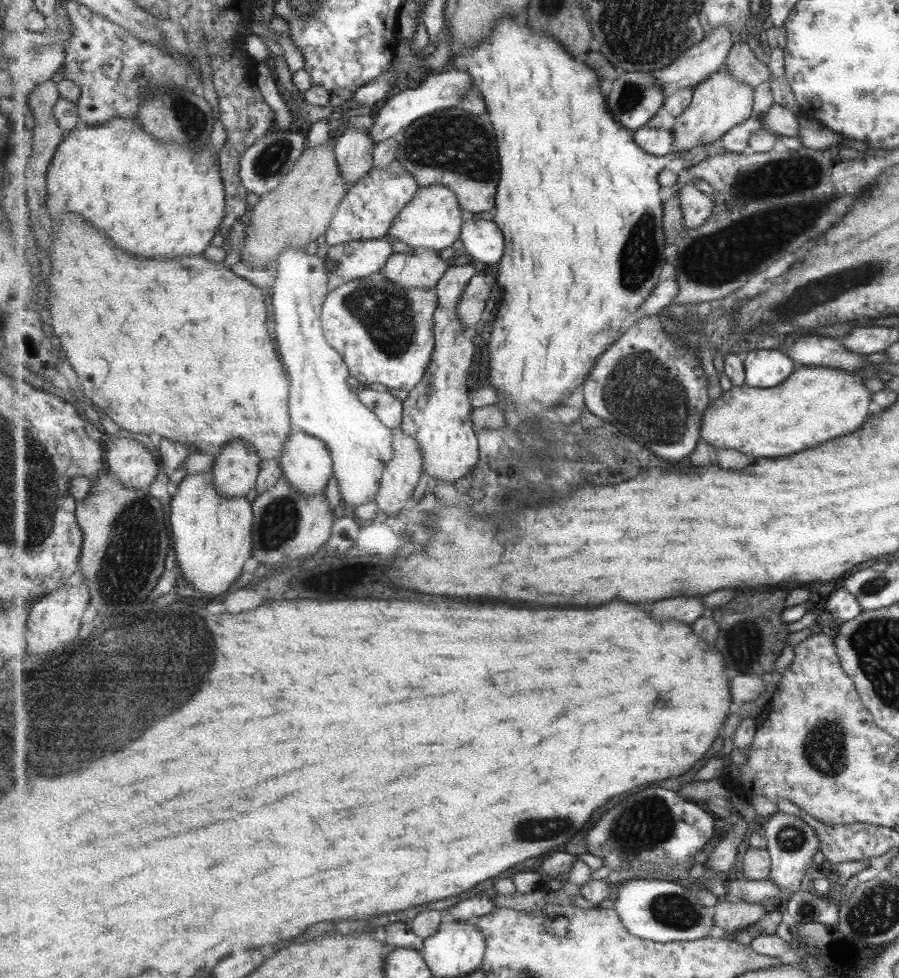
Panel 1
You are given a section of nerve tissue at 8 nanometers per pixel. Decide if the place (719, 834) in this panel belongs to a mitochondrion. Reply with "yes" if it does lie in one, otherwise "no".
no

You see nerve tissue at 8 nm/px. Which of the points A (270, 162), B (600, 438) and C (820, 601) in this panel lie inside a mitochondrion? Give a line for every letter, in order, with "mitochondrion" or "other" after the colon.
A: mitochondrion
B: mitochondrion
C: other

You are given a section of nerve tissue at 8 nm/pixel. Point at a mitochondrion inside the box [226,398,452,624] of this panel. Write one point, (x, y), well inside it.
(280, 521)

